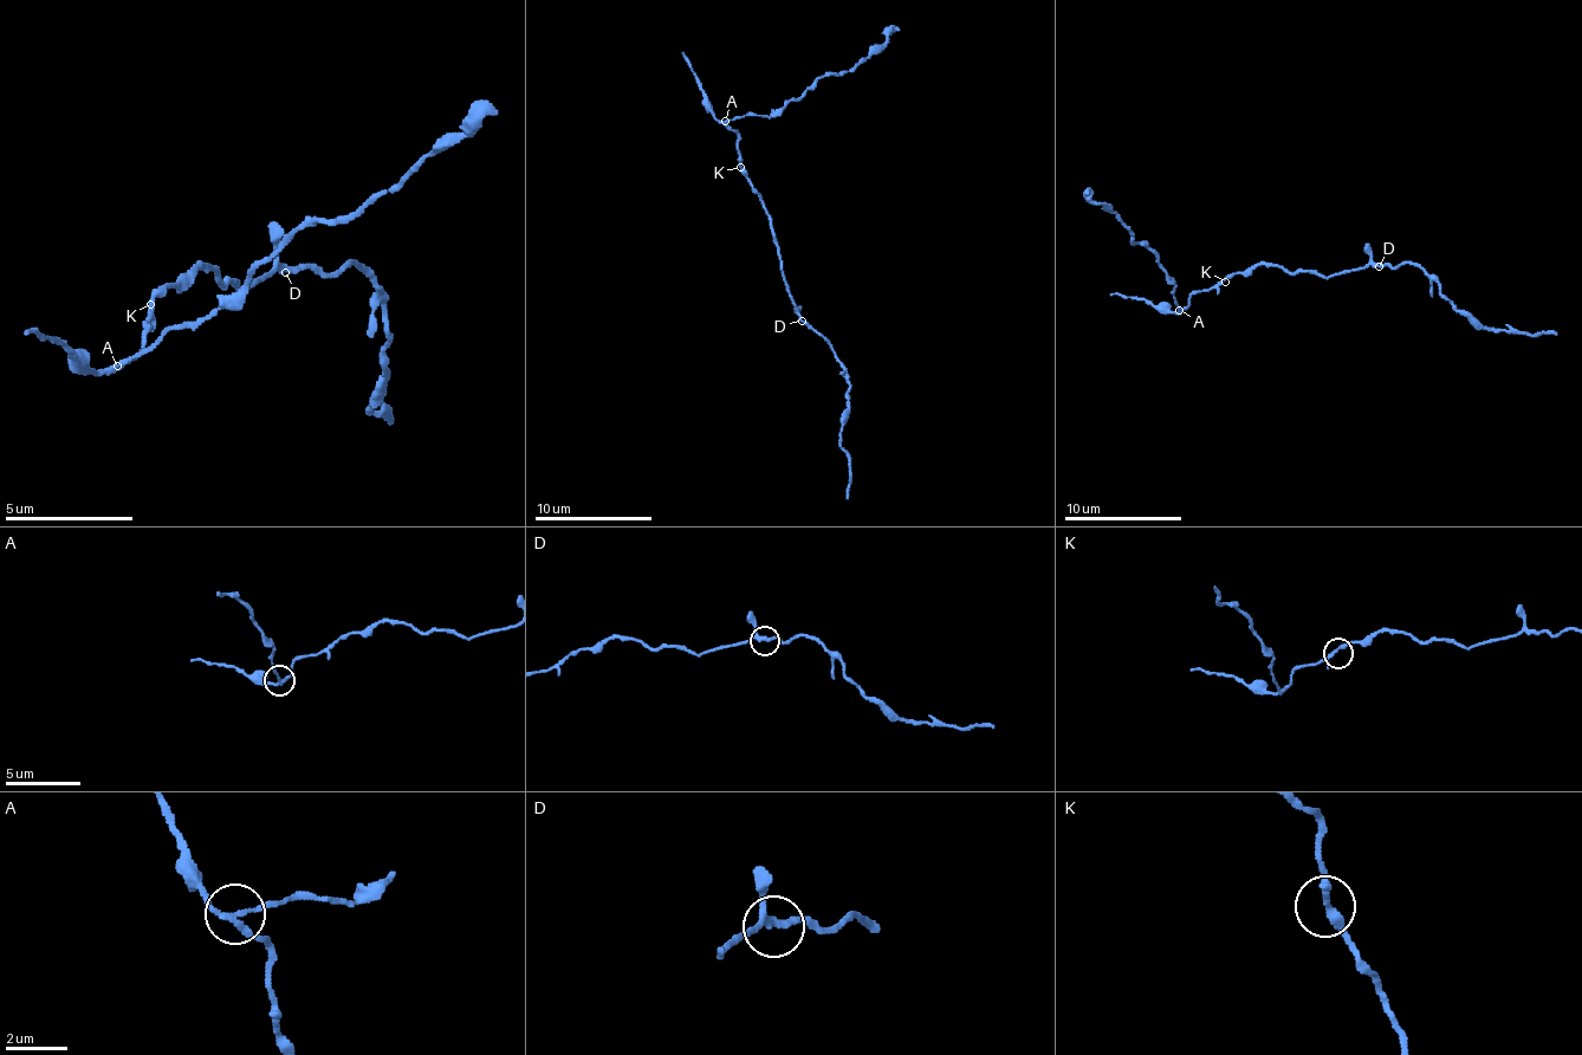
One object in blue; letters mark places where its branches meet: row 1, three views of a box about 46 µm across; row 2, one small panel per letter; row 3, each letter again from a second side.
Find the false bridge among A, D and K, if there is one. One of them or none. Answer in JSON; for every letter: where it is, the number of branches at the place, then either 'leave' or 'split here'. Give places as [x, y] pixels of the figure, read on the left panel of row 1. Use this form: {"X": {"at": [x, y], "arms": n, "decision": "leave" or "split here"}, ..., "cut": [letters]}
{"A": {"at": [117, 366], "arms": 3, "decision": "split here"}, "D": {"at": [285, 272], "arms": 3, "decision": "leave"}, "K": {"at": [150, 304], "arms": 3, "decision": "leave"}, "cut": ["A"]}

